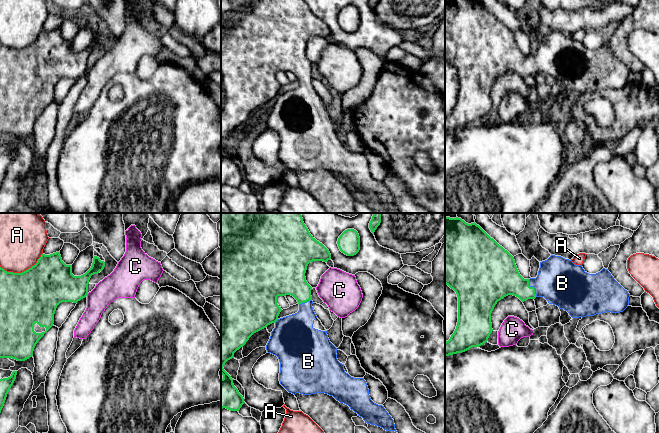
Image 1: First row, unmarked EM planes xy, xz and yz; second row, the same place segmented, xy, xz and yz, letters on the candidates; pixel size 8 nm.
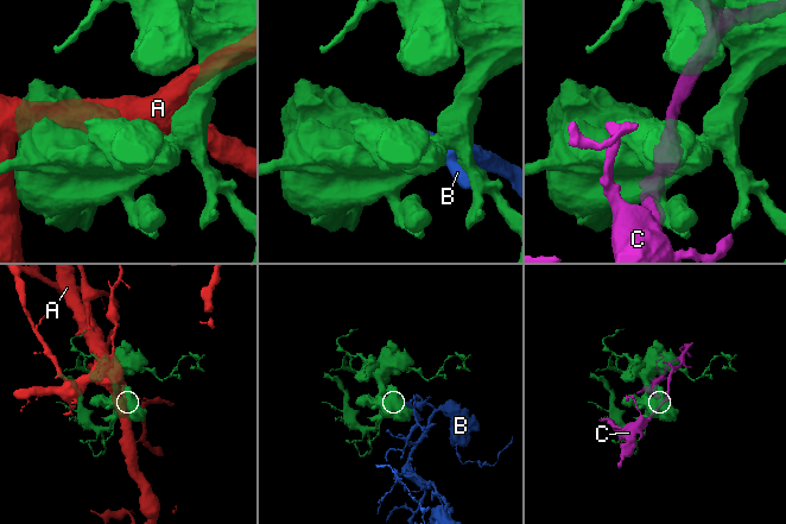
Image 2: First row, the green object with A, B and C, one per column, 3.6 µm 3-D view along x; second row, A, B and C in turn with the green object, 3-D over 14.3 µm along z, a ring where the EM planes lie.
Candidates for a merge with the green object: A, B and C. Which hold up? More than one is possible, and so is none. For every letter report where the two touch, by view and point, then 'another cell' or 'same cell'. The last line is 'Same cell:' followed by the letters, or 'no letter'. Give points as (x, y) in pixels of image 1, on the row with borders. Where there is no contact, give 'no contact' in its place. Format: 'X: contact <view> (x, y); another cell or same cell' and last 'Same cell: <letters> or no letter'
A: contact xy (22, 272); another cell
B: contact yz (533, 287); same cell
C: contact xy (87, 293); another cell
Same cell: B

